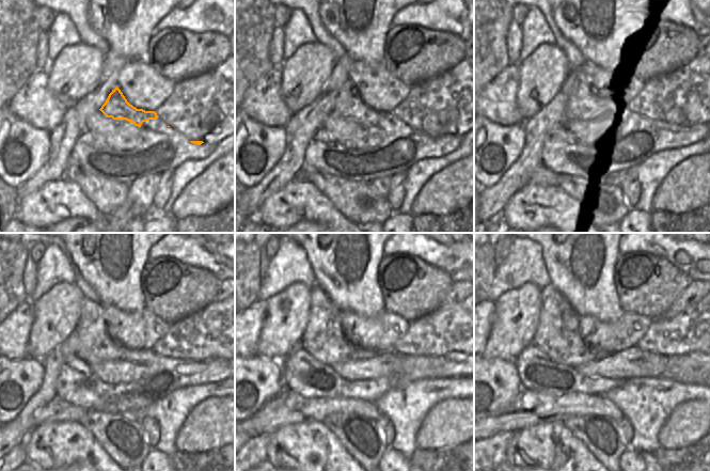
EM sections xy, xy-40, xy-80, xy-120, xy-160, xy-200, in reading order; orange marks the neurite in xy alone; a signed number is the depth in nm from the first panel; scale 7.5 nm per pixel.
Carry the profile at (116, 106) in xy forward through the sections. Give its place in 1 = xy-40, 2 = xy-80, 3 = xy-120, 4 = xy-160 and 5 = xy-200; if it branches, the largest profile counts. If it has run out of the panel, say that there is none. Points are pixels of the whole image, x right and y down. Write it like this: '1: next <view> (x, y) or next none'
1: next xy-40 (348, 105)
2: next xy-80 (582, 104)
3: next xy-120 (94, 344)
4: next xy-160 (322, 339)
5: next xy-200 (557, 334)

